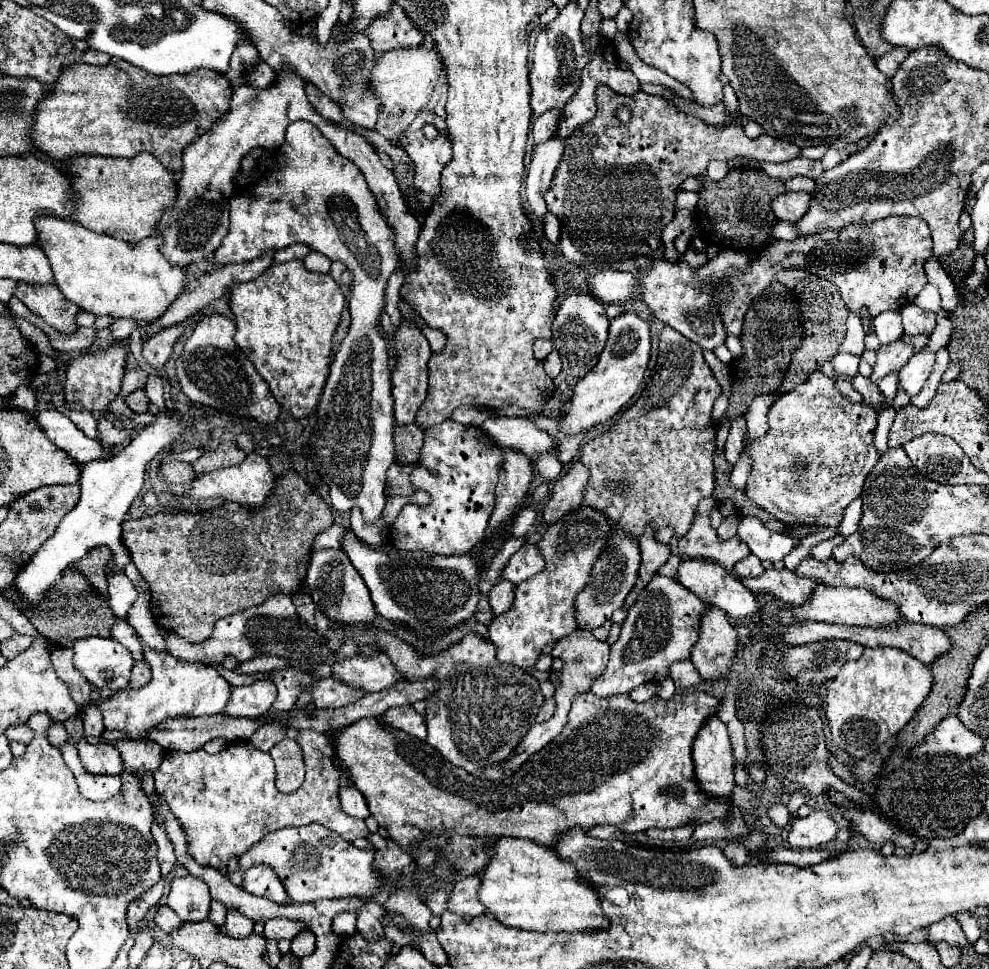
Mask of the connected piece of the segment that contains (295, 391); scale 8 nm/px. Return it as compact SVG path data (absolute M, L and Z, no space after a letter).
M303 261L271 265L261 277L229 287L229 307L237 327L235 343L267 381L275 401L293 417L311 413L329 375L331 337L346 299L331 275L311 273Z

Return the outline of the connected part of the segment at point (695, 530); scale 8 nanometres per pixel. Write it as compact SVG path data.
M703 499L701 507L697 511L697 519L693 521L693 527L685 537L679 539L679 553L689 559L711 559L725 567L727 571L733 569L733 565L747 555L751 555L751 549L747 547L745 541L739 537L725 539L721 541L717 537L717 531L711 527L709 515L716 506L715 499Z

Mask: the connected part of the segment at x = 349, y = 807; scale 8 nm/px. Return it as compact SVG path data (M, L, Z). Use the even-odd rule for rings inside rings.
M341 783L341 789L339 789L339 797L341 797L341 805L343 805L343 809L345 809L351 817L367 819L367 817L371 815L365 797L363 797L361 793L347 793L347 787L345 787L343 783Z

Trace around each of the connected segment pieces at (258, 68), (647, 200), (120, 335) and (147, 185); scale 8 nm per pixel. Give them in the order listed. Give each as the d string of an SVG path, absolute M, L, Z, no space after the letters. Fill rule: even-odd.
M259 61L249 73L247 73L247 81L251 87L257 87L257 89L269 89L271 83L275 81L277 73L263 61Z
M597 87L597 115L579 127L565 143L565 153L553 177L553 187L545 193L547 209L561 221L561 253L577 267L581 265L609 265L615 261L627 261L637 257L651 257L661 247L661 233L675 217L675 191L688 177L706 172L710 161L731 161L737 157L757 159L759 163L783 163L799 155L799 147L763 133L757 139L743 135L741 127L713 127L703 121L677 111L673 103L663 97L647 95L643 91L635 95L619 95L613 89ZM625 105L631 111L631 119L621 123L617 109Z
M125 318L116 319L109 326L109 329L113 337L118 340L122 340L125 337L129 337L135 329L139 331L141 338L145 339L145 329L139 326L132 319L125 319Z
M139 153L133 159L113 159L101 155L75 155L67 161L77 211L71 215L75 223L129 243L141 241L155 231L161 211L175 201L175 175L169 173L151 153Z

